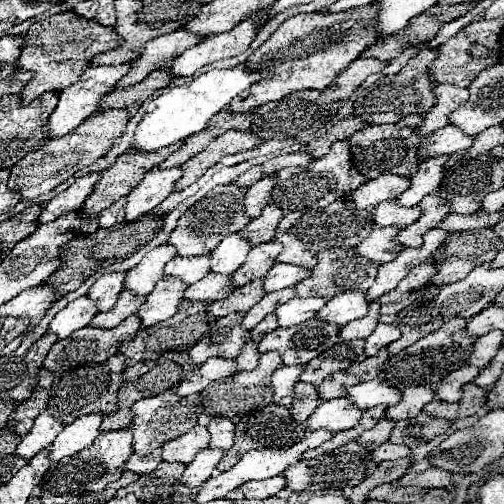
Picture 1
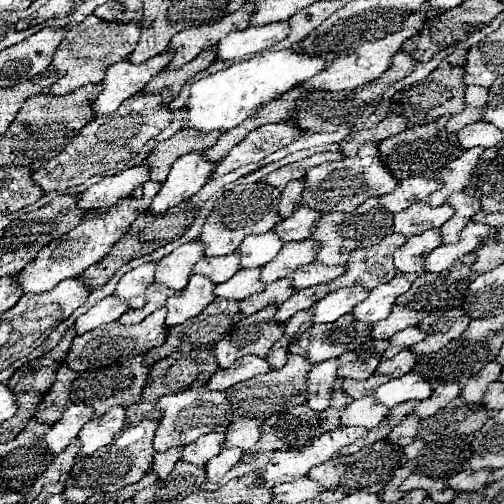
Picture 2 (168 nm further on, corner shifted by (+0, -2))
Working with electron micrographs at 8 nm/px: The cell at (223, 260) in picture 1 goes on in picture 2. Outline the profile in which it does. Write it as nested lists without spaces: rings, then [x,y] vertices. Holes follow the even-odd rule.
[[[268,230],[262,234],[250,234],[242,244],[242,268],[250,266],[264,266],[266,262],[274,260],[278,256],[278,250],[282,250],[284,242],[278,236],[278,232]]]

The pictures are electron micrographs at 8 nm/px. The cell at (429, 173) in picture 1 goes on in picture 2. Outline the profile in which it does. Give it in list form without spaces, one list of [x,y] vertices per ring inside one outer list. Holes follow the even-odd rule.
[[[472,148],[472,150],[464,152],[458,160],[450,162],[450,166],[440,174],[440,180],[444,182],[442,190],[430,194],[426,202],[432,206],[444,206],[452,194],[462,192],[470,184],[472,170],[480,164],[482,152],[484,152],[484,148]]]

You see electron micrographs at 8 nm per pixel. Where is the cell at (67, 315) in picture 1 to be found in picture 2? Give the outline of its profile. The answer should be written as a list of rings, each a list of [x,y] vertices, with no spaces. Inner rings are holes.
[[[104,298],[98,306],[90,308],[84,316],[80,316],[76,320],[76,332],[78,334],[84,334],[84,332],[90,332],[90,330],[96,330],[100,324],[108,324],[108,322],[114,322],[118,320],[124,312],[128,312],[130,308],[126,306],[126,302],[122,302],[120,298]]]

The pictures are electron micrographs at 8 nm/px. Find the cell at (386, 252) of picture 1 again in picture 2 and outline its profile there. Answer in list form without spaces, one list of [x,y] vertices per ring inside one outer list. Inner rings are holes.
[[[426,230],[420,236],[408,238],[408,242],[394,254],[394,264],[398,272],[422,274],[424,256],[442,244],[442,234],[438,230]]]

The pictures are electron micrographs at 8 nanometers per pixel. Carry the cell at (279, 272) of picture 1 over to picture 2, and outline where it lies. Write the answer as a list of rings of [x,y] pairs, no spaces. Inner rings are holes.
[[[310,264],[304,268],[298,268],[292,274],[292,282],[296,290],[302,288],[310,288],[310,286],[318,286],[318,284],[326,284],[338,276],[342,276],[346,272],[344,266],[324,266],[324,264]]]

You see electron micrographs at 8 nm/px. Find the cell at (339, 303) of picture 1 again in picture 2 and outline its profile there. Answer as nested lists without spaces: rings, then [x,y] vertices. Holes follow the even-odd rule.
[[[396,274],[388,284],[376,286],[370,290],[370,296],[360,302],[352,314],[362,322],[378,322],[382,318],[390,316],[392,306],[396,304],[396,298],[404,292],[408,292],[412,286],[412,278],[406,274]]]

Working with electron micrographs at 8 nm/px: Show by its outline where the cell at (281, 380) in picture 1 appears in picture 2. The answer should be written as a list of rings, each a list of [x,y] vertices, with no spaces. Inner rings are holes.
[[[336,358],[312,366],[310,376],[308,376],[310,386],[306,390],[308,406],[312,410],[322,412],[330,406],[330,394],[332,394],[332,390],[336,390],[340,386],[338,368],[340,368],[340,362]]]

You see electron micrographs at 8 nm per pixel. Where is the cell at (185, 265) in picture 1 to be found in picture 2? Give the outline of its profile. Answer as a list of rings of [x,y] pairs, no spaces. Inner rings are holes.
[[[234,250],[230,256],[210,256],[210,258],[202,258],[194,266],[194,274],[208,276],[214,282],[226,282],[238,270],[242,270],[242,266],[240,266],[240,250]]]

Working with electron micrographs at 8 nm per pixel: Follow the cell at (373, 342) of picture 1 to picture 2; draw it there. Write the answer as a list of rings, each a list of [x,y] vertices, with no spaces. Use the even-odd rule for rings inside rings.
[[[406,328],[402,330],[400,334],[396,334],[392,340],[390,340],[390,348],[386,350],[384,358],[392,358],[398,350],[406,350],[418,342],[422,342],[426,338],[426,334],[420,330],[420,328]]]

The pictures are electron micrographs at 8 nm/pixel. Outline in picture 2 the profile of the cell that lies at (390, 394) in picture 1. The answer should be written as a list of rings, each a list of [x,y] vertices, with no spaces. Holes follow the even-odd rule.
[[[410,372],[410,374],[402,376],[402,378],[392,378],[390,382],[382,384],[376,390],[374,396],[382,404],[386,404],[388,408],[392,408],[392,406],[402,404],[406,400],[422,400],[422,398],[426,400],[426,398],[430,398],[432,390],[434,388],[430,386],[430,382],[426,382],[420,374]]]

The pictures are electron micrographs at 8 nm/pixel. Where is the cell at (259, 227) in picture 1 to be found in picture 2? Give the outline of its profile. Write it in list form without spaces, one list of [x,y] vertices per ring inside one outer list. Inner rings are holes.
[[[300,206],[290,218],[286,218],[284,222],[280,222],[276,226],[278,234],[282,240],[292,242],[292,240],[308,240],[316,228],[318,218],[322,216],[322,212],[312,210],[312,208],[304,208]]]

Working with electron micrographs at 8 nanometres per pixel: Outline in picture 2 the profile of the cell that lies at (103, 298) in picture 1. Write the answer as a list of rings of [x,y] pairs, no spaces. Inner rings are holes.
[[[150,262],[150,264],[130,270],[128,274],[122,276],[114,296],[126,300],[132,308],[142,308],[146,304],[146,288],[156,278],[154,274],[156,274],[156,262]]]

